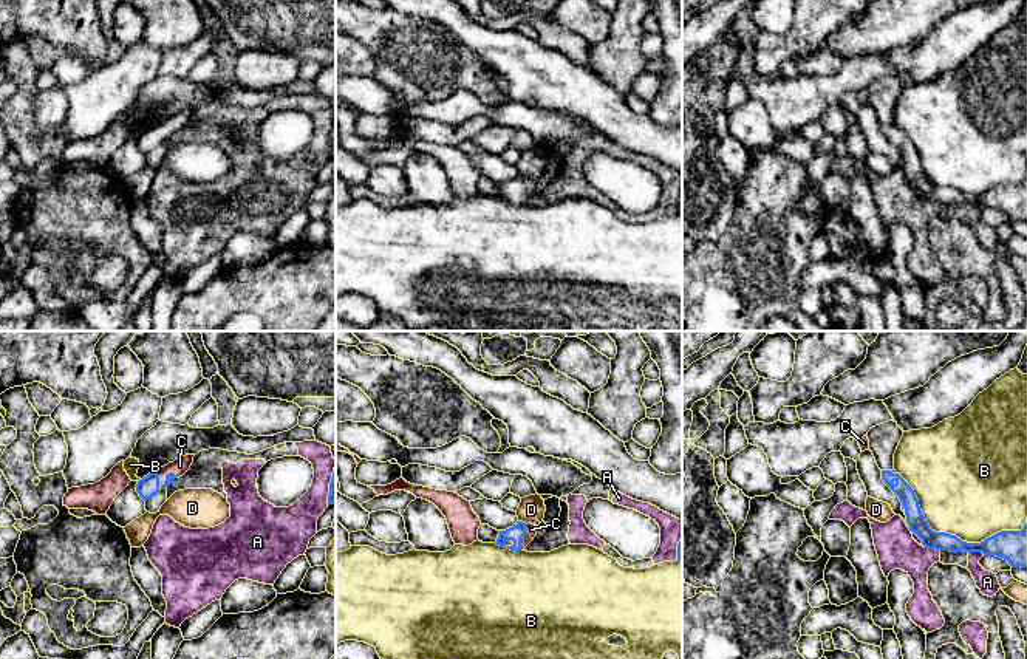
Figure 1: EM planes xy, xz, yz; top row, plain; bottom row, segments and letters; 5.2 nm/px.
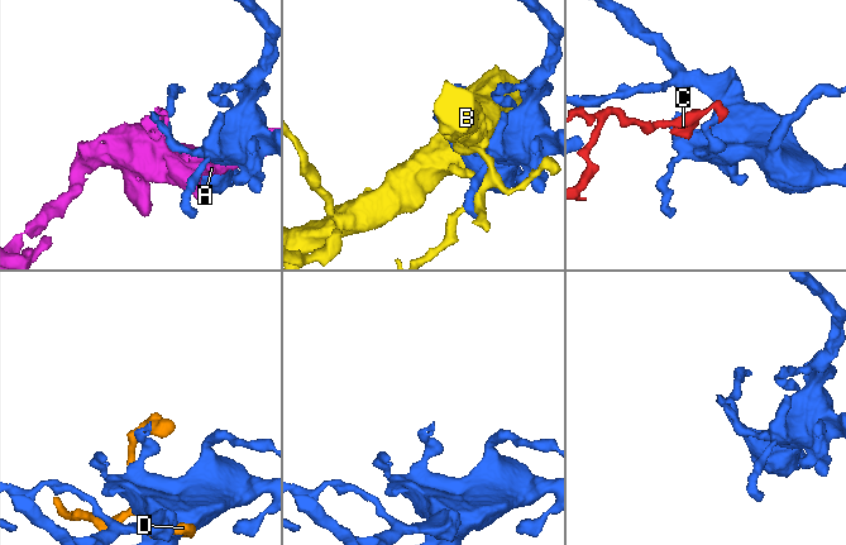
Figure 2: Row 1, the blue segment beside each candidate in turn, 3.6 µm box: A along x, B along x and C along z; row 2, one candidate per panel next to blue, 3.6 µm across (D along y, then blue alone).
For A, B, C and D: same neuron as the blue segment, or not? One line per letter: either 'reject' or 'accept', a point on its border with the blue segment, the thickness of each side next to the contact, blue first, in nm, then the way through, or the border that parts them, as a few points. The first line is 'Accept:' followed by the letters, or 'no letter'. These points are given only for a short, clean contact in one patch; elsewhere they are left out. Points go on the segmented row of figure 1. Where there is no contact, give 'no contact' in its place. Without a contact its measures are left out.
Accept: C
A: reject; contact yz (976, 551); calibres 160 and 110 nm
B: reject; contact yz (950, 534); calibres 110 and 500 nm
C: accept; contact xz (523, 536); calibres 80 and 60 nm; way xz (517, 531), (523, 536), (531, 529)
D: reject; contact xz (522, 522); calibres 80 and 140 nm

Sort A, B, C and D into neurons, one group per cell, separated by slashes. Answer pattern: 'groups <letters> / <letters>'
groups A / B / C / D

